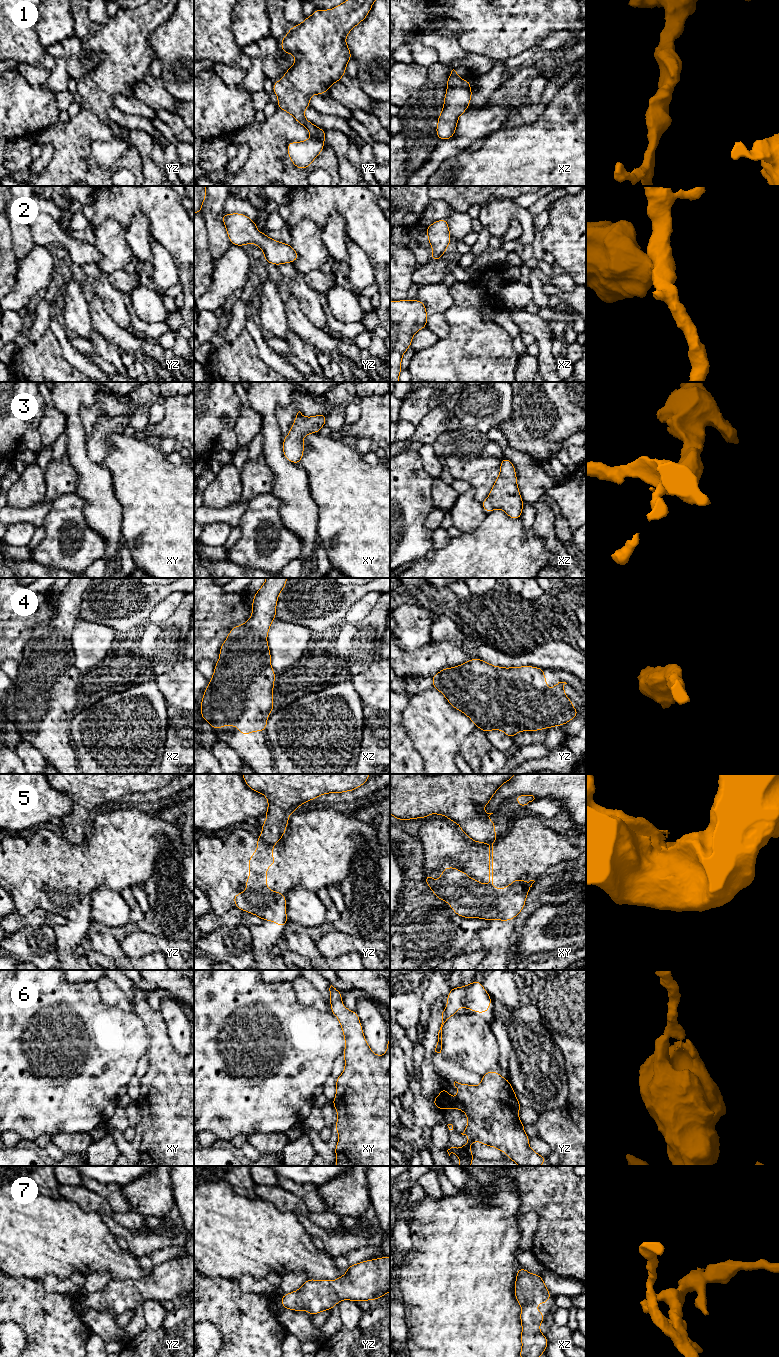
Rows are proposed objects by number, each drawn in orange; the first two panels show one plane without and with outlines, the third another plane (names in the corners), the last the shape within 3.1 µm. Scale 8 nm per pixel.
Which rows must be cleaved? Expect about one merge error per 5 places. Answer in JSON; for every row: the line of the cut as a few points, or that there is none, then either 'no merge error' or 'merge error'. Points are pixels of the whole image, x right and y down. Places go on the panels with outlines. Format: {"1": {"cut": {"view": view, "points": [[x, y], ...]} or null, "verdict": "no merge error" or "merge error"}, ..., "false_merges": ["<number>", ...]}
{"1": {"cut": null, "verdict": "no merge error"}, "2": {"cut": null, "verdict": "no merge error"}, "3": {"cut": null, "verdict": "no merge error"}, "4": {"cut": null, "verdict": "no merge error"}, "5": {"cut": {"view": "yz", "points": [[258, 836], [271, 844]]}, "verdict": "merge error"}, "6": {"cut": null, "verdict": "no merge error"}, "7": {"cut": null, "verdict": "no merge error"}, "false_merges": ["5"]}

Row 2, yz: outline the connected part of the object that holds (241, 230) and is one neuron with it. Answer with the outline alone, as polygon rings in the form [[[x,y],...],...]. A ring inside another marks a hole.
[[[224,213],[222,221],[226,227],[231,244],[244,246],[255,243],[257,247],[263,250],[264,260],[273,265],[292,263],[299,257],[290,244],[273,240],[266,233],[260,233],[255,221],[244,214]]]

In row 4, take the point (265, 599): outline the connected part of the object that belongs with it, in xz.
[[[266,578],[254,595],[251,617],[244,624],[233,627],[220,648],[220,659],[215,663],[214,674],[205,688],[200,706],[202,718],[214,730],[222,726],[237,726],[243,736],[266,731],[267,719],[274,708],[275,681],[267,635],[276,617],[278,596],[286,583],[287,578]]]

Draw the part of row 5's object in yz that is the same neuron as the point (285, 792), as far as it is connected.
[[[242,774],[247,786],[264,794],[268,801],[267,820],[259,838],[268,844],[279,842],[288,818],[303,803],[320,795],[353,791],[370,774]]]

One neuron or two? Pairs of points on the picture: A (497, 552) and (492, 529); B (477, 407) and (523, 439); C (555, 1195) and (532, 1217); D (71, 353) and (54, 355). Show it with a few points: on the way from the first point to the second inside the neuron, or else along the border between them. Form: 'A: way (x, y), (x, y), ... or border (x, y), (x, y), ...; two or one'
A: way (497, 546), (497, 535); one
B: border (513, 403), (510, 419), (499, 427); two
C: border (521, 1213), (537, 1214), (534, 1236); two
D: border (53, 332), (63, 356), (79, 370); two

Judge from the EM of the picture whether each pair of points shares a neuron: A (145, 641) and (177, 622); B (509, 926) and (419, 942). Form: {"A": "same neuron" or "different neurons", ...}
{"A": "same neuron", "B": "different neurons"}

